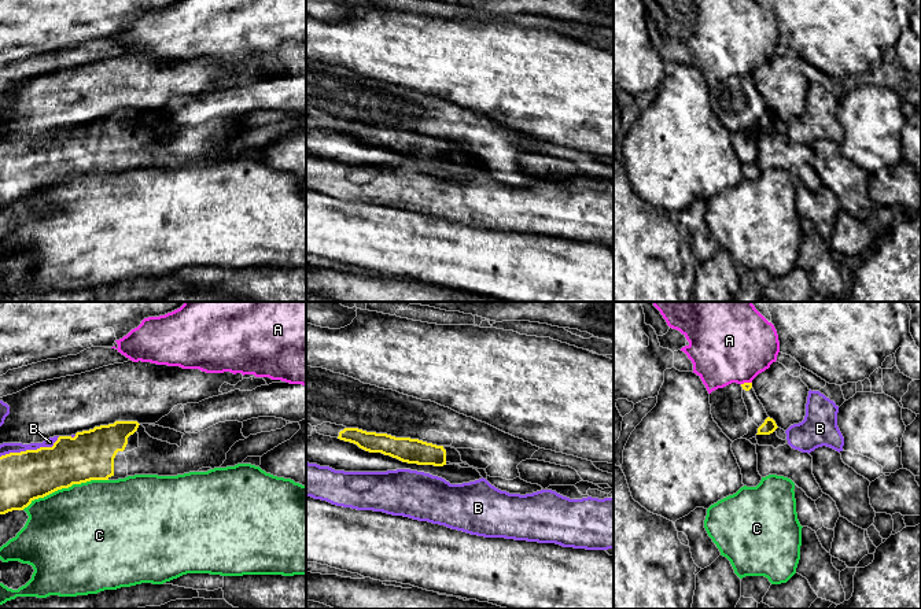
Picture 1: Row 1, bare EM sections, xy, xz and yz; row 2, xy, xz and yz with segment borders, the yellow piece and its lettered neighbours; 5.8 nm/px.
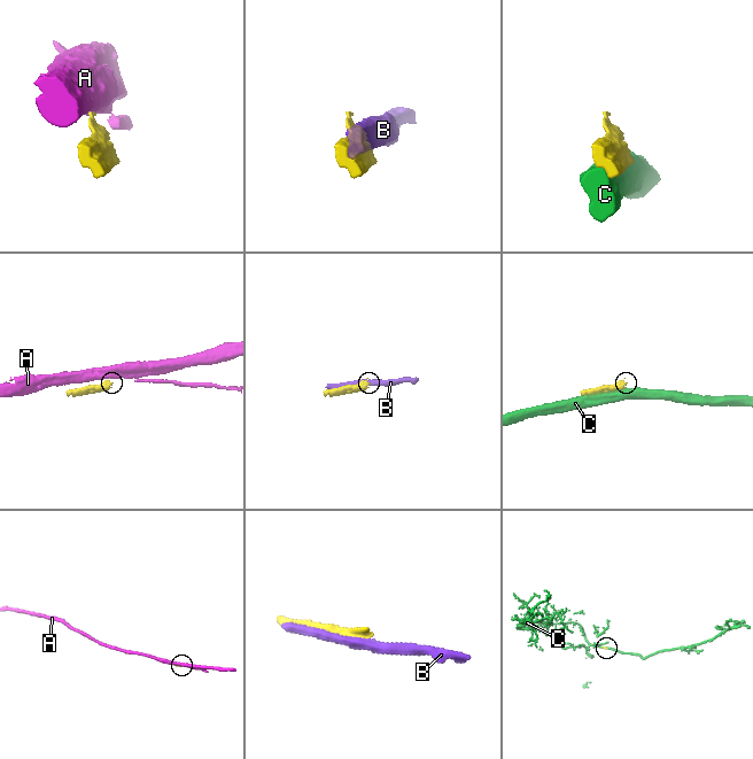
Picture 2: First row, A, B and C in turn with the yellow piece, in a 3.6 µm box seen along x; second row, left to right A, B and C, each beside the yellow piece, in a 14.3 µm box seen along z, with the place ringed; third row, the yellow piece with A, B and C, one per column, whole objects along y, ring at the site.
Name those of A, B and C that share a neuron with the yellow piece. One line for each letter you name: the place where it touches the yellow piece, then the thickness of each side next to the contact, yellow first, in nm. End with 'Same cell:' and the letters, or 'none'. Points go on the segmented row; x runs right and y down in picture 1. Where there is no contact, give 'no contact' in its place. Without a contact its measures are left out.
Same cell: none

